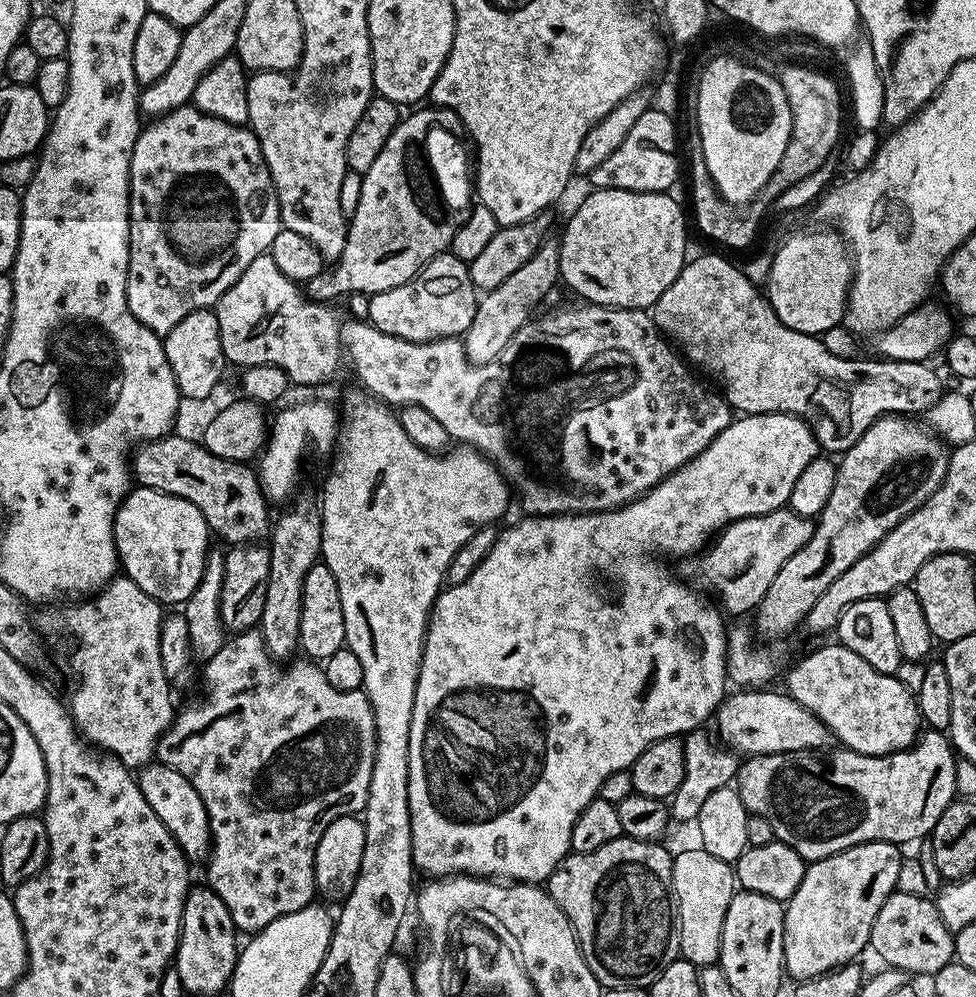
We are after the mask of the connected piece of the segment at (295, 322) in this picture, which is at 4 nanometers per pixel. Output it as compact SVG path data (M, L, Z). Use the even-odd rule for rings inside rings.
M267 254L254 258L254 262L250 262L250 266L242 270L238 282L234 282L234 286L230 286L220 296L220 301L214 305L214 311L218 318L218 334L222 334L224 358L229 365L240 364L241 369L246 369L265 364L285 372L293 385L324 384L339 370L340 359L345 352L352 363L353 374L360 379L359 387L363 391L383 400L389 406L422 406L422 410L434 414L434 418L442 422L442 427L448 431L453 441L474 448L488 457L508 481L515 499L516 496L520 499L521 513L529 516L569 516L572 512L608 512L611 508L620 508L623 504L637 500L639 496L645 496L650 489L658 486L658 482L662 482L667 476L673 476L686 462L702 454L702 450L706 450L706 446L710 446L710 442L714 442L714 438L718 438L718 434L722 434L722 430L726 430L726 426L734 419L734 410L723 395L715 387L707 388L699 380L701 377L685 363L681 353L669 343L647 311L639 308L606 308L603 304L587 302L581 305L581 308L560 308L557 312L529 319L527 324L520 327L518 334L514 334L514 338L506 342L498 359L491 360L489 364L471 364L464 353L463 339L460 338L427 340L419 344L382 334L382 330L363 320L348 318L343 324L331 303L308 299L303 287L295 280L286 278L286 274L278 270L274 258Z

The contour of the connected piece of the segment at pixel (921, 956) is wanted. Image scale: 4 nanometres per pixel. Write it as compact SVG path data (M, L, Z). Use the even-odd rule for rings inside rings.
M898 891L892 892L890 898L882 902L882 910L878 910L878 918L874 918L870 948L884 959L883 963L887 967L899 968L905 974L913 972L914 975L924 978L930 978L938 970L942 970L942 966L946 966L956 955L954 933L946 926L946 922L942 922L935 899L918 894L902 894Z

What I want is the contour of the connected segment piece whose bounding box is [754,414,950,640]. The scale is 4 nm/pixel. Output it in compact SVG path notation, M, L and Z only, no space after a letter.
M904 414L882 416L872 423L870 430L866 430L862 438L858 438L858 442L854 442L854 446L850 446L848 452L839 457L834 491L830 494L830 502L826 502L815 521L810 542L806 542L806 546L802 546L802 550L798 550L798 554L794 554L794 558L790 558L790 562L782 566L782 570L778 570L778 578L770 582L762 602L754 610L755 631L761 637L764 635L768 640L776 640L779 636L794 631L799 624L801 627L807 621L808 611L814 606L814 602L818 602L818 598L826 594L834 578L846 574L846 570L850 570L850 566L854 566L858 558L862 558L878 542L882 542L882 538L886 538L886 534L890 534L890 530L894 530L894 526L898 526L902 518L918 510L918 506L922 506L922 502L926 502L926 498L930 498L930 494L938 490L948 473L950 448L931 427L923 423L920 425L916 420L919 419L909 418Z

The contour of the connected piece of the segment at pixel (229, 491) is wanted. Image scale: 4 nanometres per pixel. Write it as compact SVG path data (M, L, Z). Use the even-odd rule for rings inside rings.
M169 434L161 436L159 440L147 441L135 449L130 456L130 472L135 483L142 488L162 490L166 494L174 494L178 498L186 498L198 510L202 510L202 518L206 518L209 529L216 532L225 540L225 545L250 544L267 537L270 532L270 516L268 507L270 501L264 495L264 488L260 485L260 477L255 471L248 469L247 463L238 460L227 460L210 454L199 439L187 440L184 436Z

